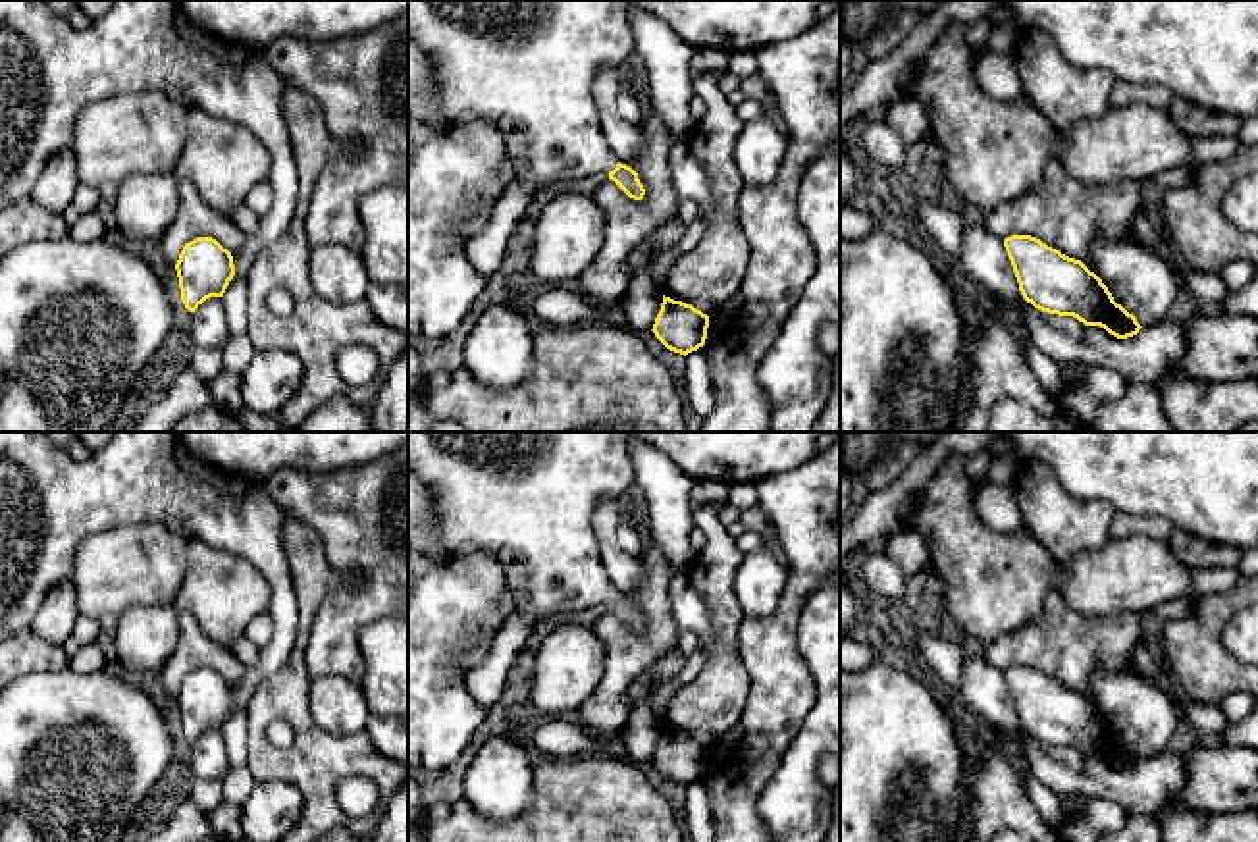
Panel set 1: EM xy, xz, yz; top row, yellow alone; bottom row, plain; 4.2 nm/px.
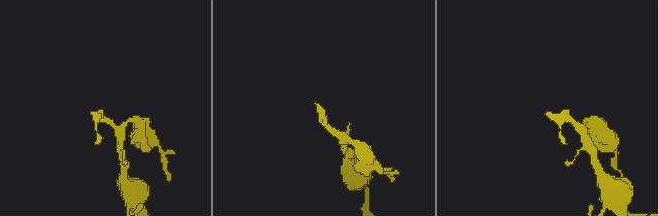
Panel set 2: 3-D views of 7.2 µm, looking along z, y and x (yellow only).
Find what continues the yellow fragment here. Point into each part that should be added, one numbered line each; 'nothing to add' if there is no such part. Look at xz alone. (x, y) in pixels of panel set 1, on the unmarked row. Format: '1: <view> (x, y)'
1: xz (534, 494)

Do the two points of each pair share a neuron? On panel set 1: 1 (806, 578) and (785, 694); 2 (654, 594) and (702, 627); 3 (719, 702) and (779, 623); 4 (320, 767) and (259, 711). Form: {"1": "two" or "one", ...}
{"1": "one", "2": "two", "3": "two", "4": "one"}

